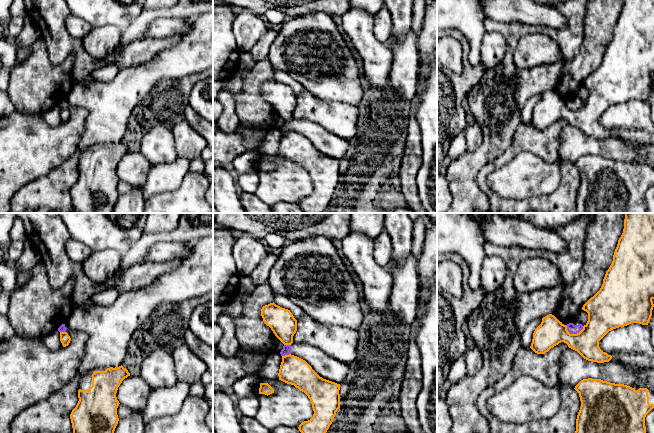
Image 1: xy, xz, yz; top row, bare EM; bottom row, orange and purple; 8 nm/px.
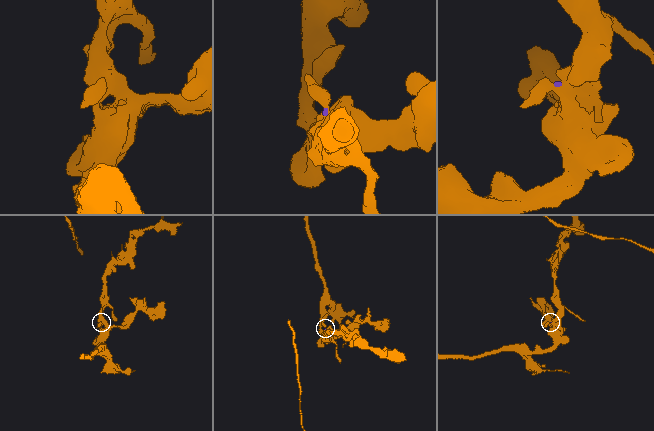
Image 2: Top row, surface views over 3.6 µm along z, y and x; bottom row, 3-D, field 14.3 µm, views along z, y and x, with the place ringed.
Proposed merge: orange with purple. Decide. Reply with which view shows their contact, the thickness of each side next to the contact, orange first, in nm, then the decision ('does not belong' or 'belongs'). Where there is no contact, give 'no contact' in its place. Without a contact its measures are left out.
meets orange in yz; 220 nm thick on the orange side, 80 nm on the other; does not belong

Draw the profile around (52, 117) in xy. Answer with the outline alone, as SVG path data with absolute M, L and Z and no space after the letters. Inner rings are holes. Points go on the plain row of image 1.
M58 105L43 113L42 118L48 125L53 127L58 127L63 124L63 121L60 117L60 108Z

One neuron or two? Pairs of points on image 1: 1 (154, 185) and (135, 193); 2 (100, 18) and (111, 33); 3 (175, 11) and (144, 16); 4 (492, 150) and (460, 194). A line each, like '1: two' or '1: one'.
1: two
2: two
3: one
4: one

